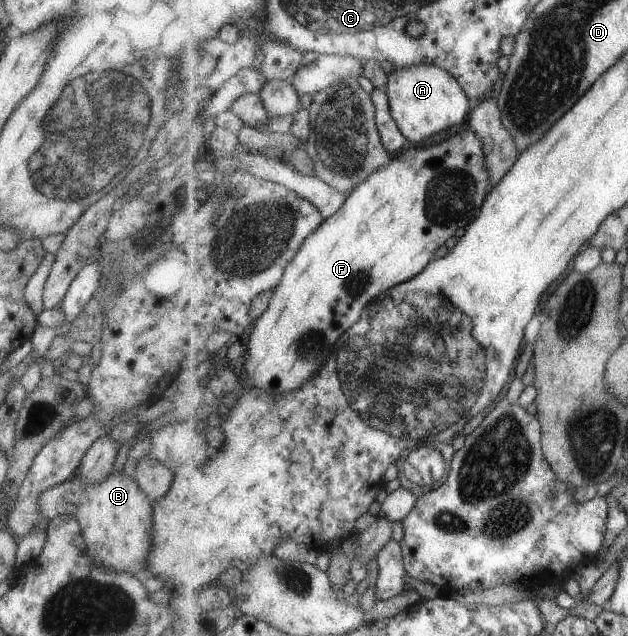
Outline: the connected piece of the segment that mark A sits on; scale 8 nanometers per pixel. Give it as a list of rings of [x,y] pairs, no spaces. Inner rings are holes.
[[[420,63],[395,67],[388,74],[386,91],[391,113],[409,146],[422,146],[442,136],[452,134],[450,128],[463,127],[474,106],[458,79],[445,68],[435,64]]]

